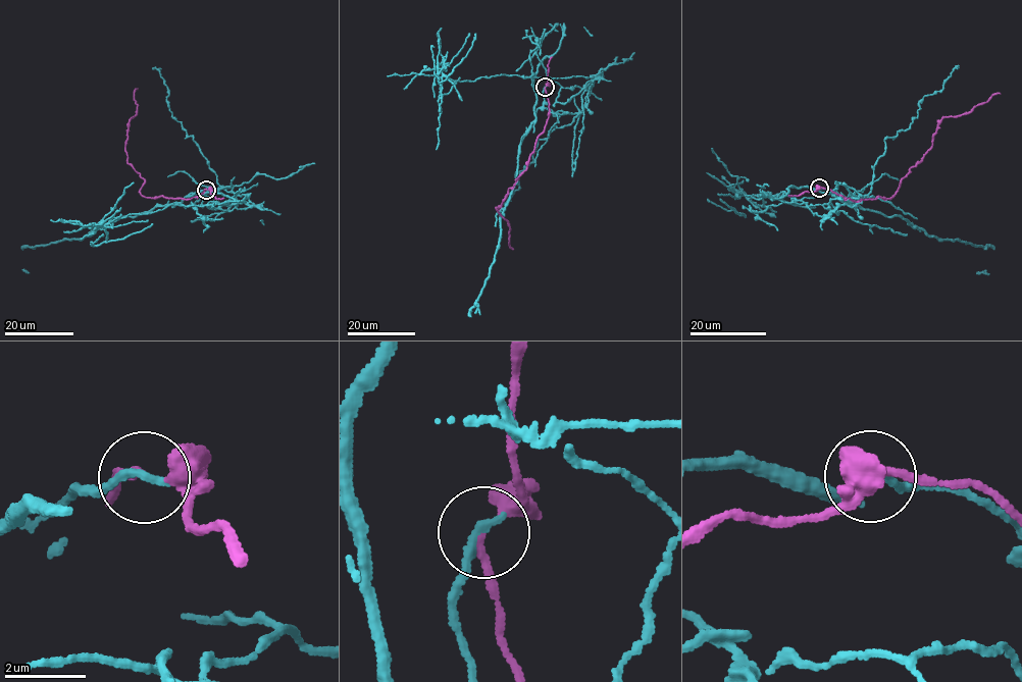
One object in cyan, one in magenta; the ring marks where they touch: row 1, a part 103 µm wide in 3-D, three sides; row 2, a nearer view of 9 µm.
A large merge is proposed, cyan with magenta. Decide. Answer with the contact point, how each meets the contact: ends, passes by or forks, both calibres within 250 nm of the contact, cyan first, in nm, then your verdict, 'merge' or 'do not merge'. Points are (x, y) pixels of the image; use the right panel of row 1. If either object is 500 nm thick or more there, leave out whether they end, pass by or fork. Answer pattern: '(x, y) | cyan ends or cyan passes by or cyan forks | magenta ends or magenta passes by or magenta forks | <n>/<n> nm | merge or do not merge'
(819, 188) | cyan ends | magenta passes by | 260/190 nm | do not merge

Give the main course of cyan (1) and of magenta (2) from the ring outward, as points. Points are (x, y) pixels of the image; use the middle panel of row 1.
1: (545, 87), (550, 111), (581, 113), (594, 79), (449, 79), (444, 64), (470, 34), (440, 82), (433, 47)
2: (545, 87), (549, 111), (545, 129), (526, 169), (496, 208), (510, 228), (508, 242), (513, 249)

